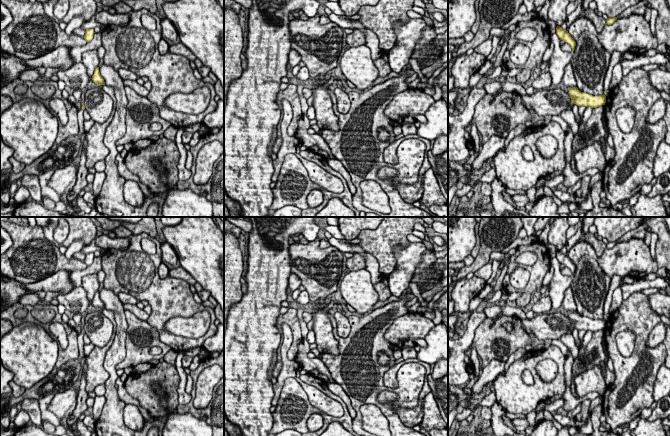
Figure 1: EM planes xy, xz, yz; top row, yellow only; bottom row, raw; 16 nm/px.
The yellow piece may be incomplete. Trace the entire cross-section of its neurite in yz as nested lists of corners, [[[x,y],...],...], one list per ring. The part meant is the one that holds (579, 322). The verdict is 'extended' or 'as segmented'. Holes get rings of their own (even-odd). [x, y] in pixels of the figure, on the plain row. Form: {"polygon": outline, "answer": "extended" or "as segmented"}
{"polygon": [[[573,311],[568,316],[571,322],[571,328],[576,328],[578,330],[586,330],[591,332],[596,332],[606,327],[606,320],[599,319],[599,320],[592,320],[587,317],[581,316],[578,314],[577,311]]], "answer": "as segmented"}

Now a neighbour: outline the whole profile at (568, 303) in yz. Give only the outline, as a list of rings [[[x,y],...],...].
[[[568,287],[565,291],[562,307],[564,311],[570,312],[576,311],[577,309],[571,287]]]

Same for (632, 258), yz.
[[[639,238],[618,243],[611,249],[606,248],[597,262],[610,278],[614,275],[644,278],[658,270],[657,261],[651,256],[650,246]]]

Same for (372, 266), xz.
[[[331,237],[325,238],[331,246],[336,247],[341,252],[358,253],[365,258],[365,269],[371,274],[372,284],[377,284],[383,280],[381,273],[379,272],[379,264],[377,260],[369,253],[365,252],[359,245],[351,243],[341,243],[338,239]]]

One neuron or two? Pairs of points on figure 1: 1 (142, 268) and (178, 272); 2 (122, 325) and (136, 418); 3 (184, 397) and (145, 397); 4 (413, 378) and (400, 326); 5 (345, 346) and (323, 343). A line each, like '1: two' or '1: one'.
1: two
2: two
3: two
4: two
5: two

